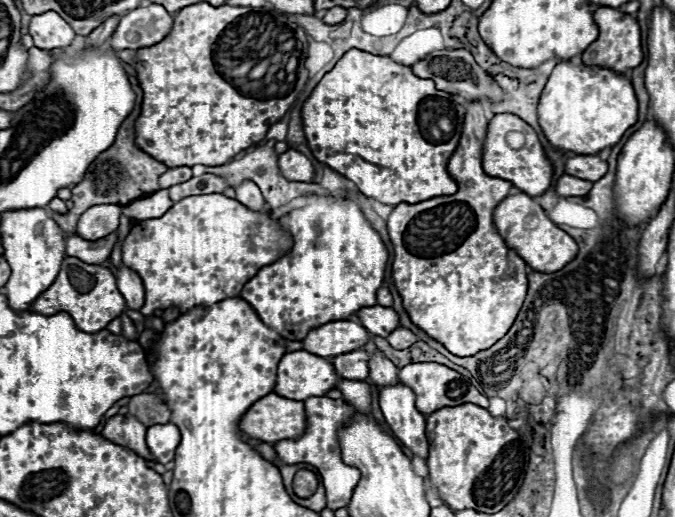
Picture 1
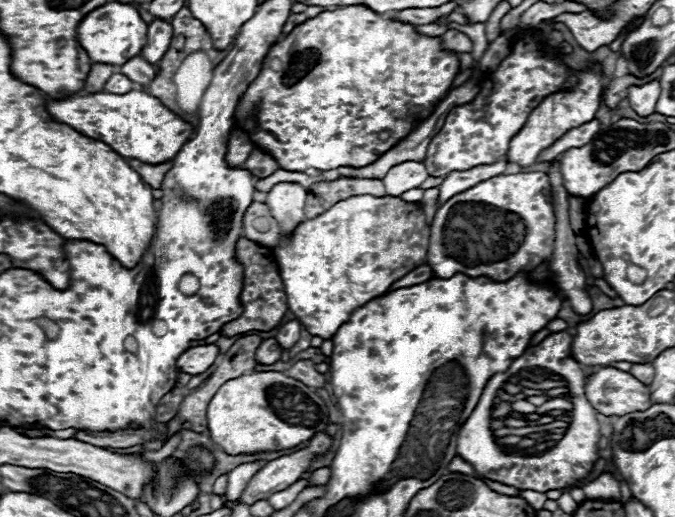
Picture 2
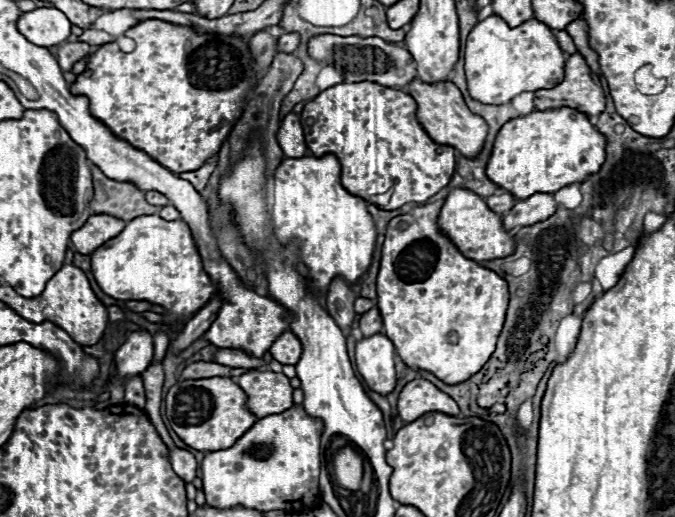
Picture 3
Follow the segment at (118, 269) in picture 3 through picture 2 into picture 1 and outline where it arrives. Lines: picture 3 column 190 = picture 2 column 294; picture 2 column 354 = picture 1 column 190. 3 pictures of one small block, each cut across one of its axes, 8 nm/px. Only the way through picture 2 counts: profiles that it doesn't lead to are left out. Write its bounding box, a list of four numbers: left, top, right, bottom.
[122,194,292,316]

